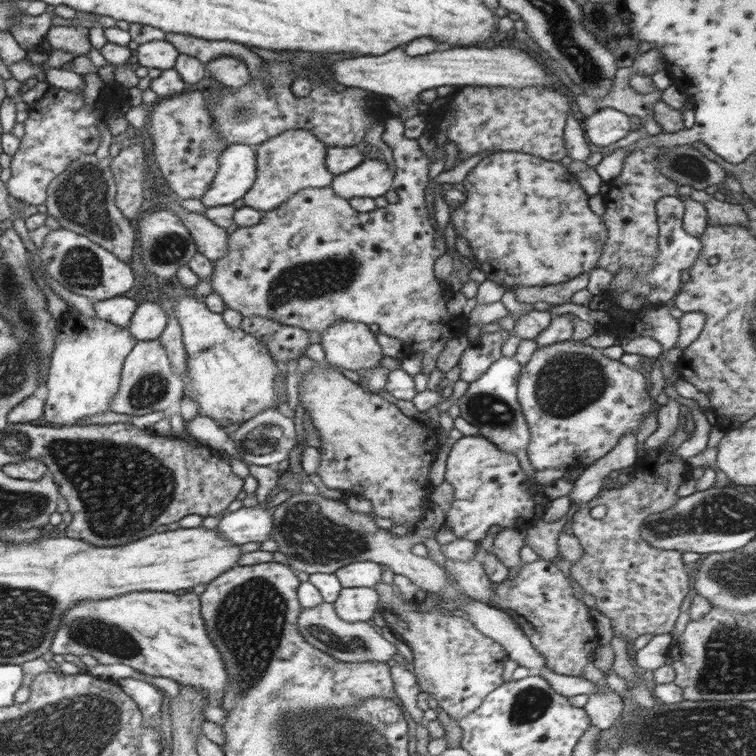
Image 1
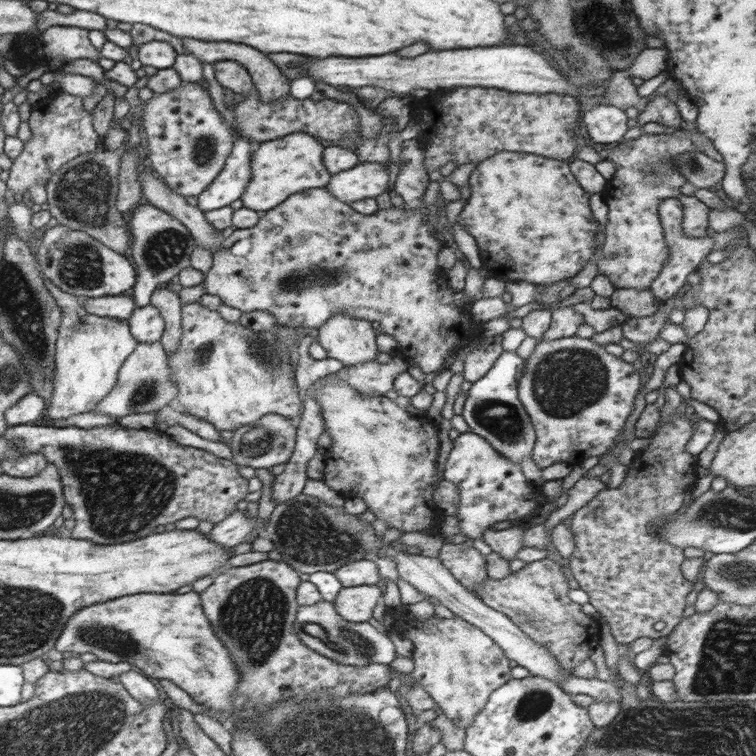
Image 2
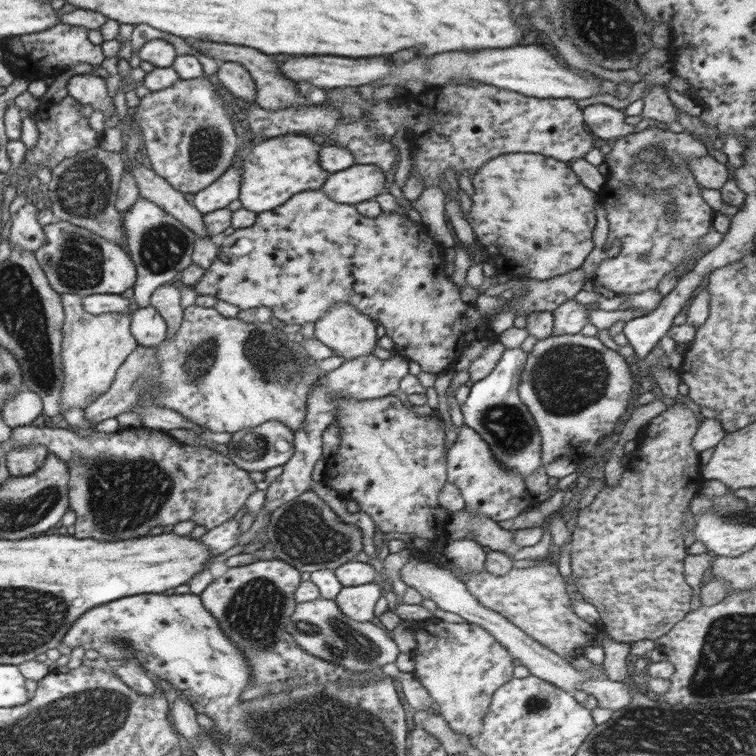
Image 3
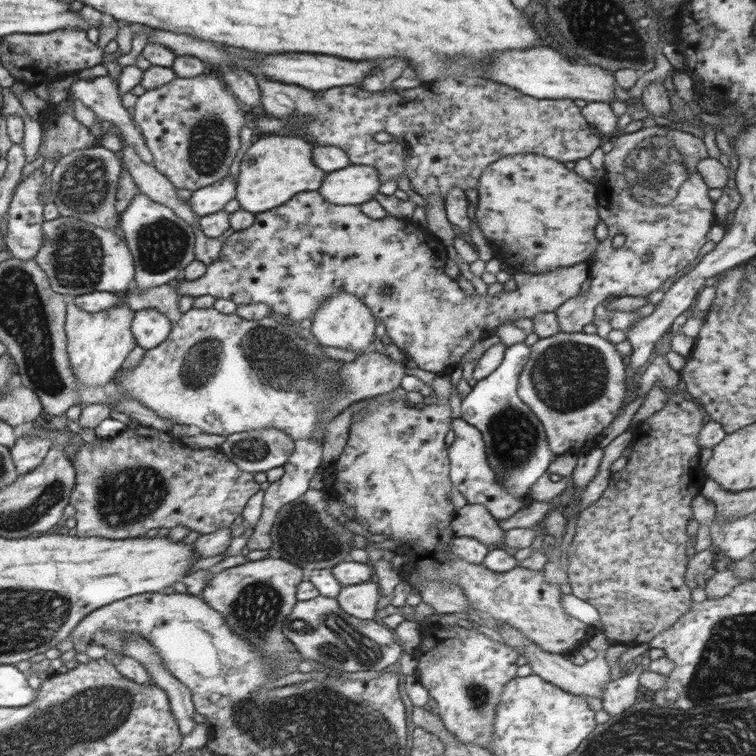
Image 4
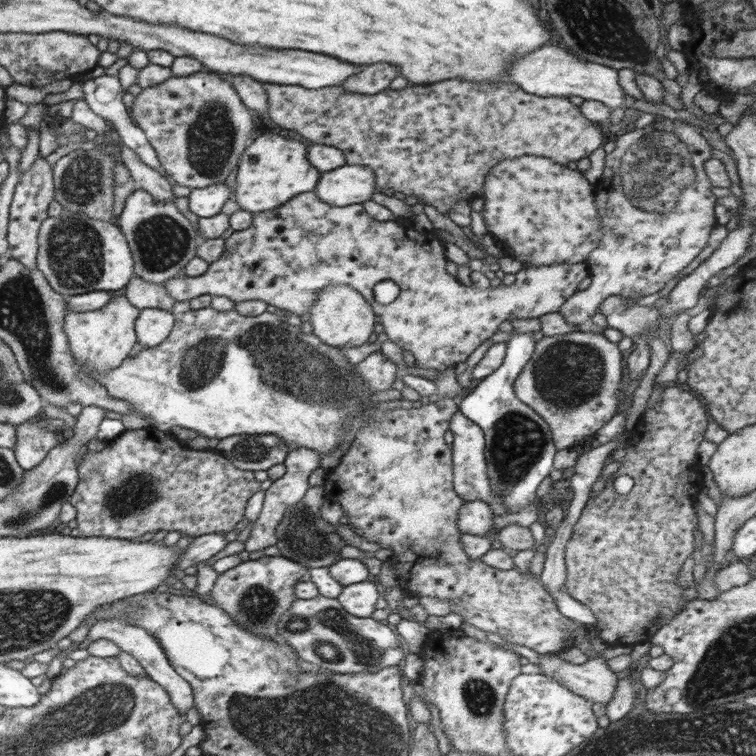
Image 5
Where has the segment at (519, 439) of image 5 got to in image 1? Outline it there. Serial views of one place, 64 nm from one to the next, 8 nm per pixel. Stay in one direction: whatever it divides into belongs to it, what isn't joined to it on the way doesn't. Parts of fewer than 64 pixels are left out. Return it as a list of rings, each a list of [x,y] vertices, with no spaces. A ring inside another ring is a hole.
[[[502,356],[468,389],[456,402],[460,416],[480,428],[480,434],[496,444],[500,450],[516,455],[518,450],[526,450],[530,444],[530,427],[517,399],[517,378],[522,365],[514,357]]]

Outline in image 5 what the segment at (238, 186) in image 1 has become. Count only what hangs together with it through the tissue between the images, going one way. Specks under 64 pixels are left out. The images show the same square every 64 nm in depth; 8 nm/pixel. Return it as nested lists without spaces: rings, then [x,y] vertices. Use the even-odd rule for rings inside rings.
[[[216,183],[207,188],[192,189],[192,193],[188,196],[189,209],[202,218],[216,216],[224,204],[230,200],[231,193],[226,183]]]

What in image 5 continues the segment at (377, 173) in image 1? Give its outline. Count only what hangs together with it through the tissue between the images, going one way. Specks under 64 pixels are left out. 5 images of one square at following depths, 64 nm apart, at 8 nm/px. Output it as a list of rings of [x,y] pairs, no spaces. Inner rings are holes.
[[[345,164],[324,172],[313,192],[325,204],[342,207],[370,201],[376,193],[375,187],[376,176],[372,168]]]

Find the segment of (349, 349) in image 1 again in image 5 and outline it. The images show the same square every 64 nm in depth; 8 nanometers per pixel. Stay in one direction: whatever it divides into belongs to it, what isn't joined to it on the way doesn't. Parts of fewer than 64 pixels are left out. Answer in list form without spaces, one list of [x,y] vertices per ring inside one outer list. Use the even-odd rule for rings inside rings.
[[[332,284],[324,287],[320,295],[316,297],[309,310],[313,334],[322,342],[339,348],[345,344],[360,346],[368,343],[370,335],[374,331],[374,311],[370,303],[348,284]]]

